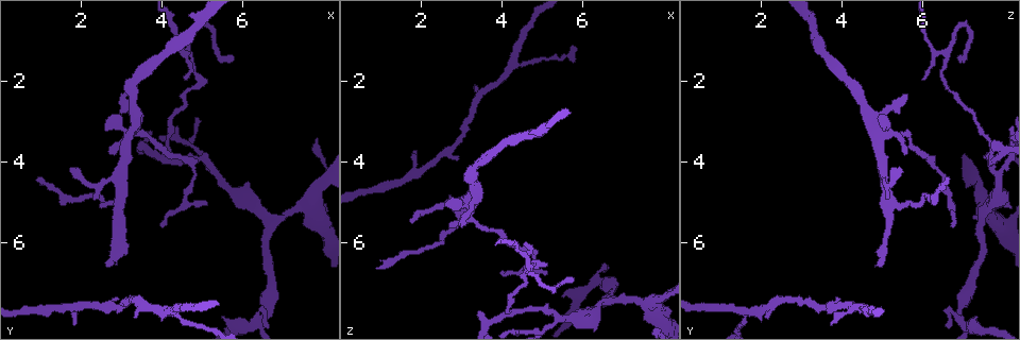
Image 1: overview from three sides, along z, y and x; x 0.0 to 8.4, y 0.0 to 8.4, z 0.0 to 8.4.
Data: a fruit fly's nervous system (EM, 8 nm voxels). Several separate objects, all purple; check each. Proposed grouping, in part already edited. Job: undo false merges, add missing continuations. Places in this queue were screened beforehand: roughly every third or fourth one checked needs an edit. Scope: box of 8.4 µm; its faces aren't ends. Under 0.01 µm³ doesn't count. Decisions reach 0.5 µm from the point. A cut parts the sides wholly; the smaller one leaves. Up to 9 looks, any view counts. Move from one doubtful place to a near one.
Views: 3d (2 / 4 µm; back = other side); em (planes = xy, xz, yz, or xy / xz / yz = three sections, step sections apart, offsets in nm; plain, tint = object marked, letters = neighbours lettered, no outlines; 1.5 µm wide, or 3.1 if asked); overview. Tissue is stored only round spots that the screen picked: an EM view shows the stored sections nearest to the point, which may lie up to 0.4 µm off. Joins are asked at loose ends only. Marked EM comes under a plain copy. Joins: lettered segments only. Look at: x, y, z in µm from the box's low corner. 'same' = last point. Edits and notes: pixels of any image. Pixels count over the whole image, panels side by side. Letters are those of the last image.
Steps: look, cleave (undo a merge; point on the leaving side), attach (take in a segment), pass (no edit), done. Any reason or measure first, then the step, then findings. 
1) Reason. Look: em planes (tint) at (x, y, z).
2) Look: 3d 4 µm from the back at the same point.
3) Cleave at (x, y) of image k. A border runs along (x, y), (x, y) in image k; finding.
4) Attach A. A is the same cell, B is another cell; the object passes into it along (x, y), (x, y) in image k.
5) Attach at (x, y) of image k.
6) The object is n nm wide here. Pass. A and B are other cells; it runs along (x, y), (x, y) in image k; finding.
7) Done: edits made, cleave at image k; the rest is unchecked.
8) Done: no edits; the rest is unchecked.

Tapers out. Look: em planes (letters) at (1.00, 4.45, 6.60).

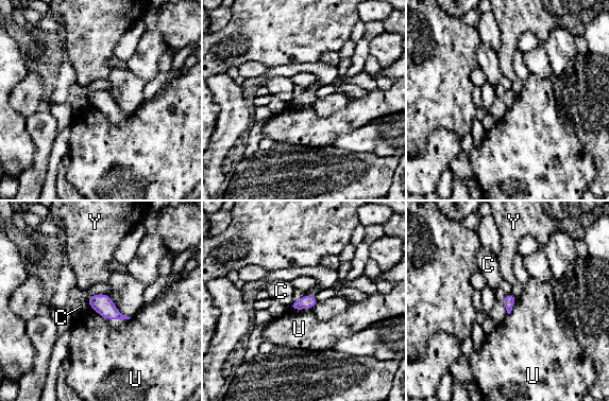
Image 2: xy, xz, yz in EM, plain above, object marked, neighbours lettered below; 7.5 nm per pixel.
The object is 90 nm wide here. Pass. C, U and Y are other cells; a border runs along (289, 308), (310, 309) in image 2; no lettered segment goes on from it.

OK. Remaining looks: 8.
An open end. Look: em xy step 4 (letters) at (2.70, 6.60, 4.95).

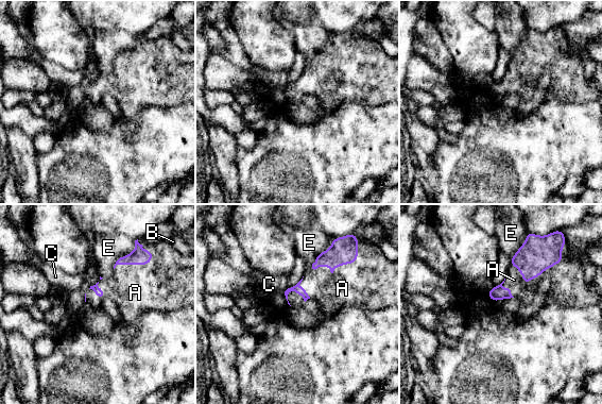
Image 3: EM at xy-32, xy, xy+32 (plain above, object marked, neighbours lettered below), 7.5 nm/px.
Another direction. Look: em planes (letters) at the same point.

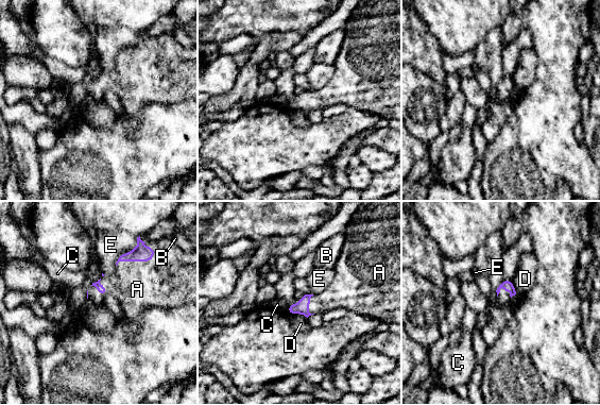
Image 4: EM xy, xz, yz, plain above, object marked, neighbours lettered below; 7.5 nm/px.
Attach A. A is the same cell, B, C, D and E are other cells; it goes on there.

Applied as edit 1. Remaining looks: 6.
Look: overview.

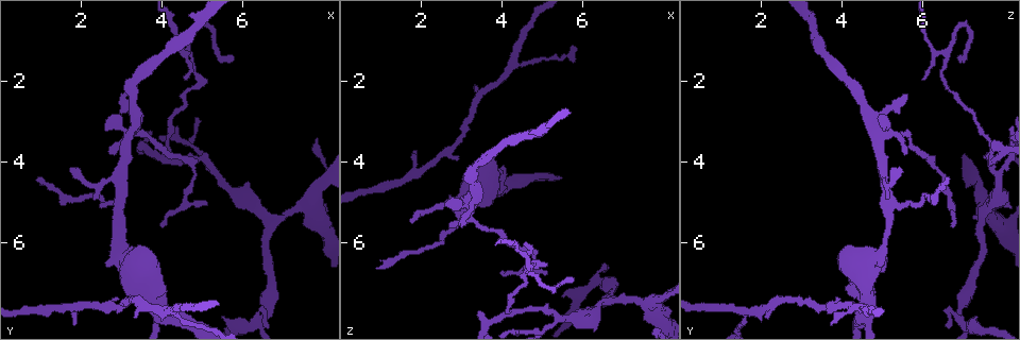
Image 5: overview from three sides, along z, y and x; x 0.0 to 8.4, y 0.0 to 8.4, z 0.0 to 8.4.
Free end. Look: em yz step 4 (tint) at (3.40, 3.55, 7.75).

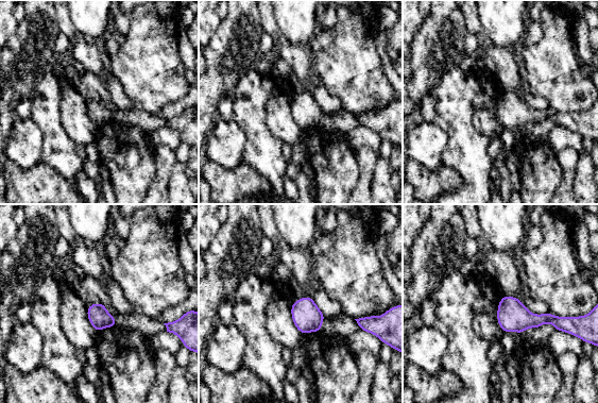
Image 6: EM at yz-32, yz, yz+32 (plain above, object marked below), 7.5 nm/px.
Look: em planes (letters) at the same point.

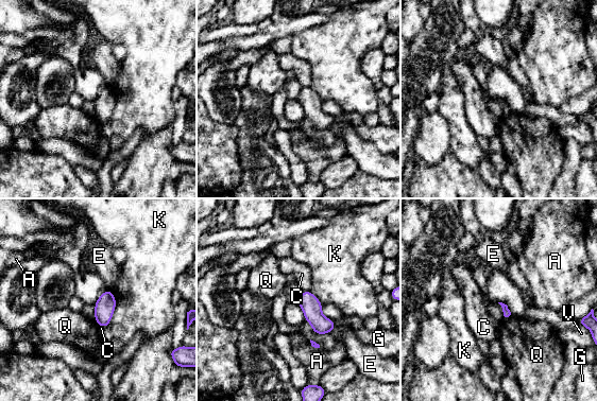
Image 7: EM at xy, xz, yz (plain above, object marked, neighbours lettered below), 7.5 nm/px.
Pass. A, C, E, G, K, Q and V are other cells; a border runs along (303, 290), (308, 291) in image 7; no lettered segment goes on from it.

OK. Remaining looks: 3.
Done: edits made, attach at image 4; the rest is unchecked.

